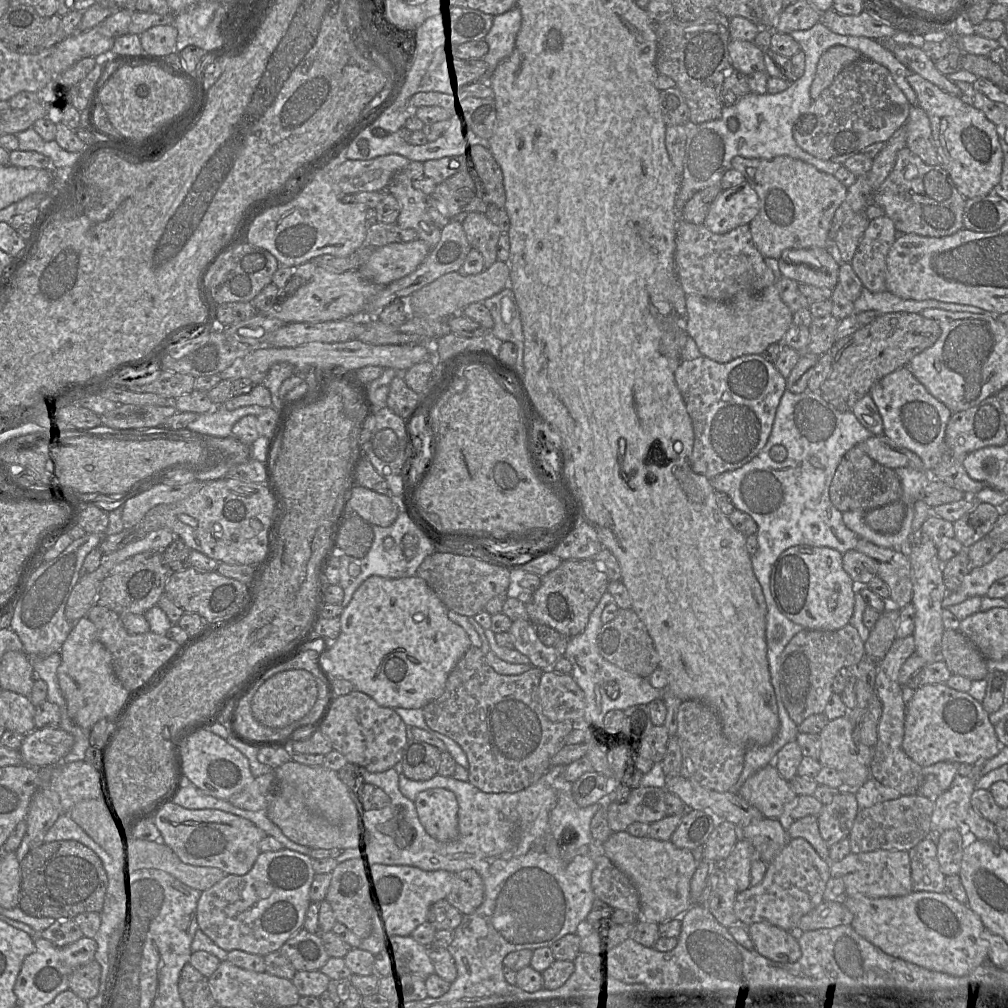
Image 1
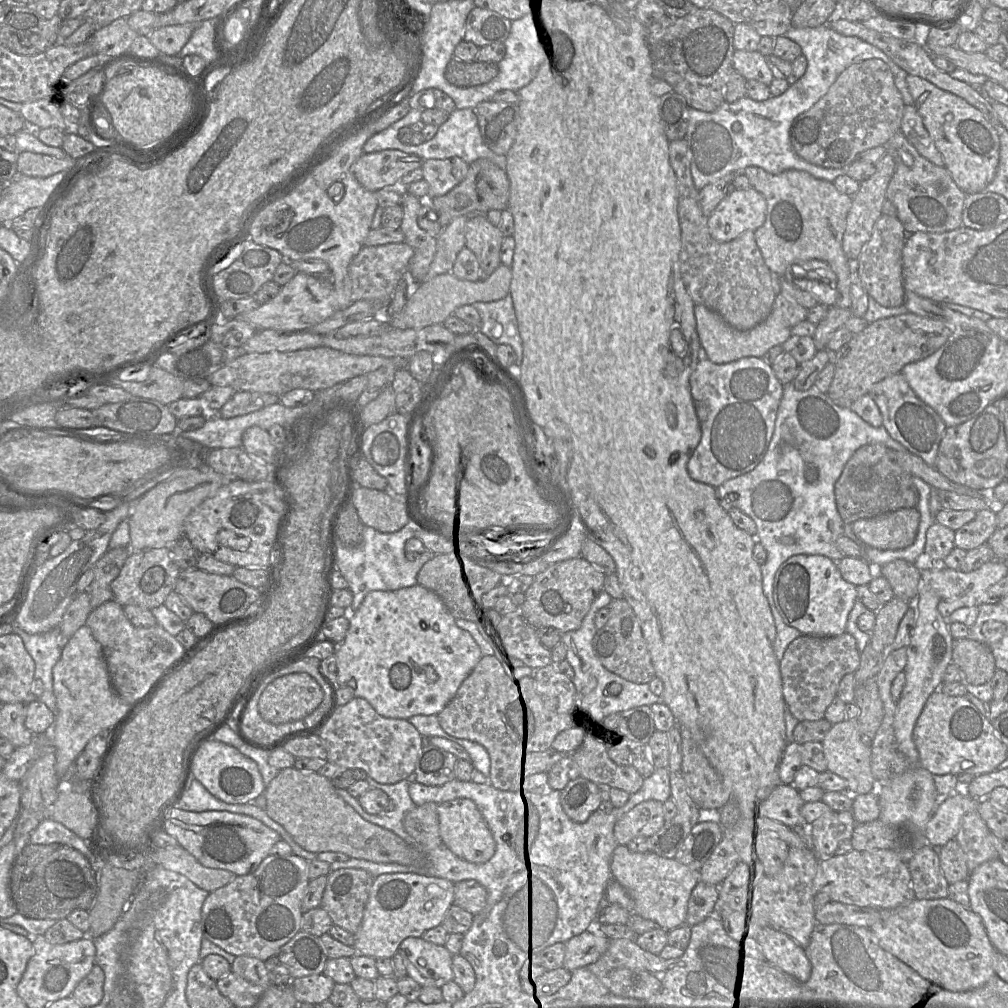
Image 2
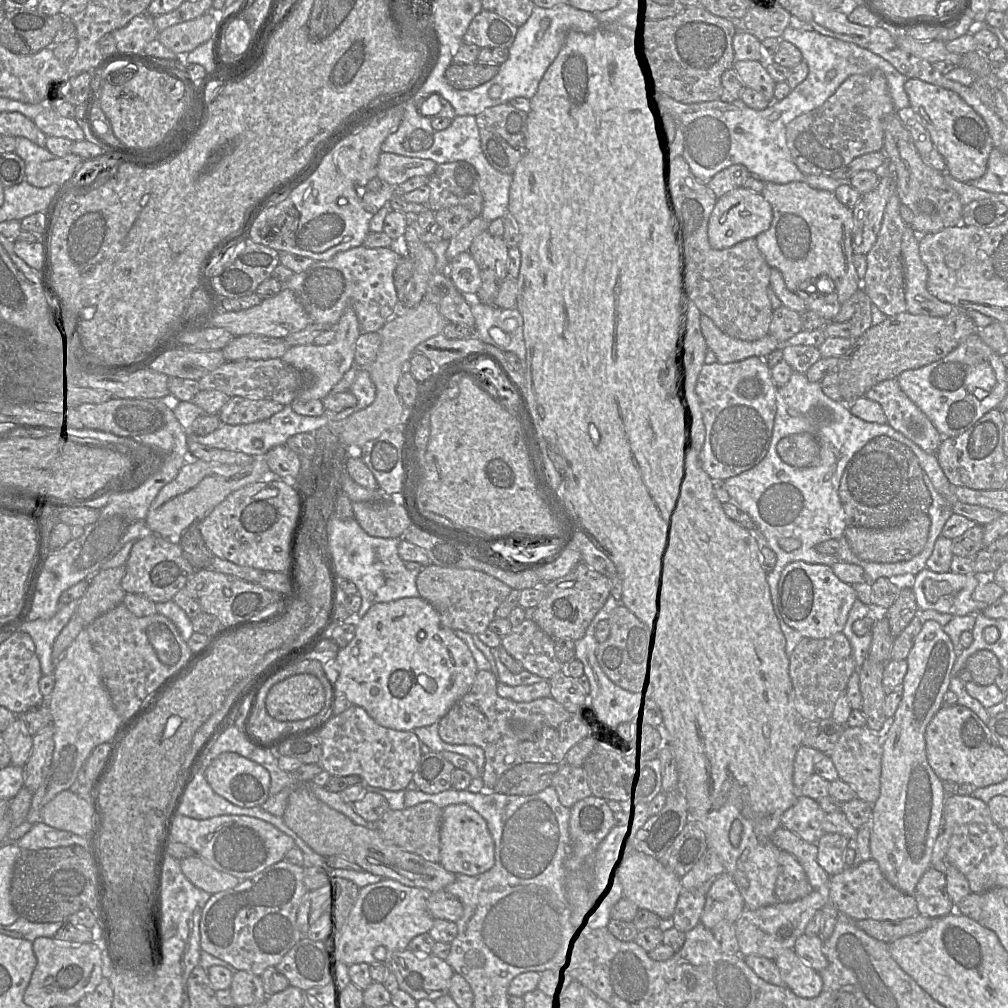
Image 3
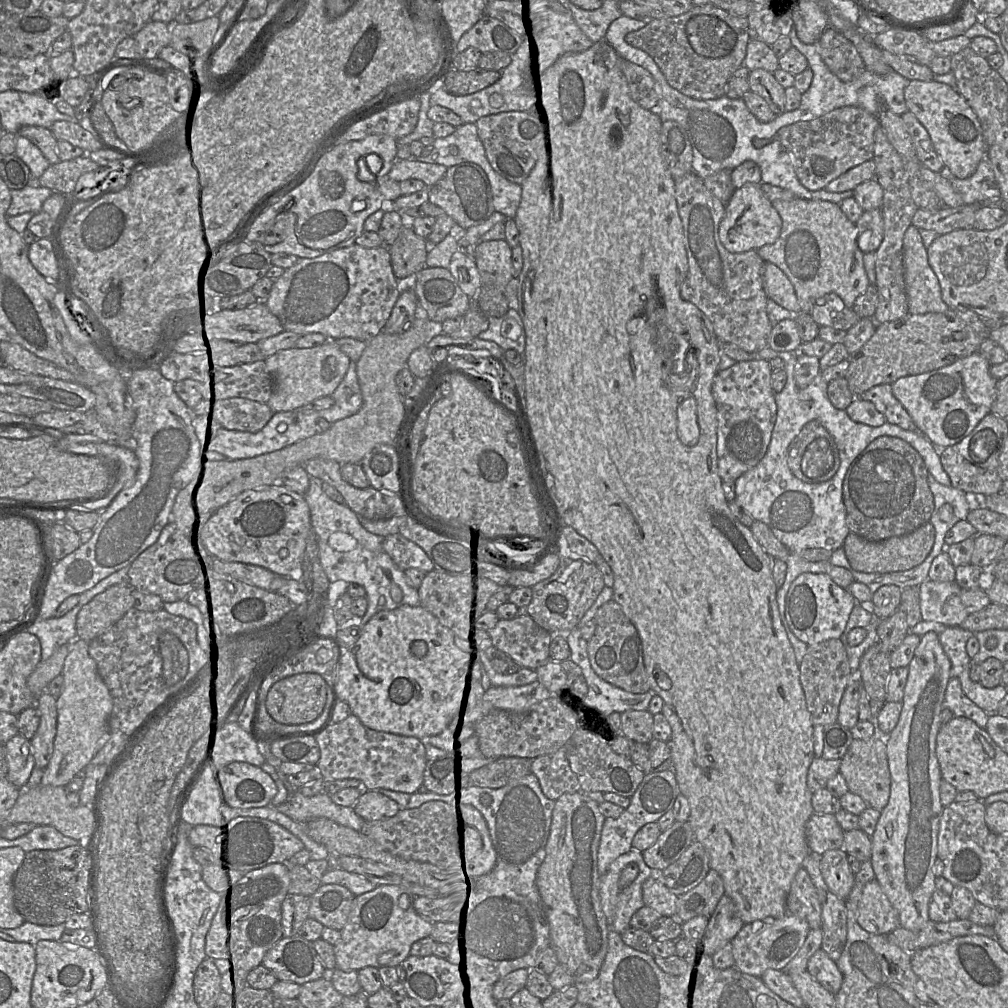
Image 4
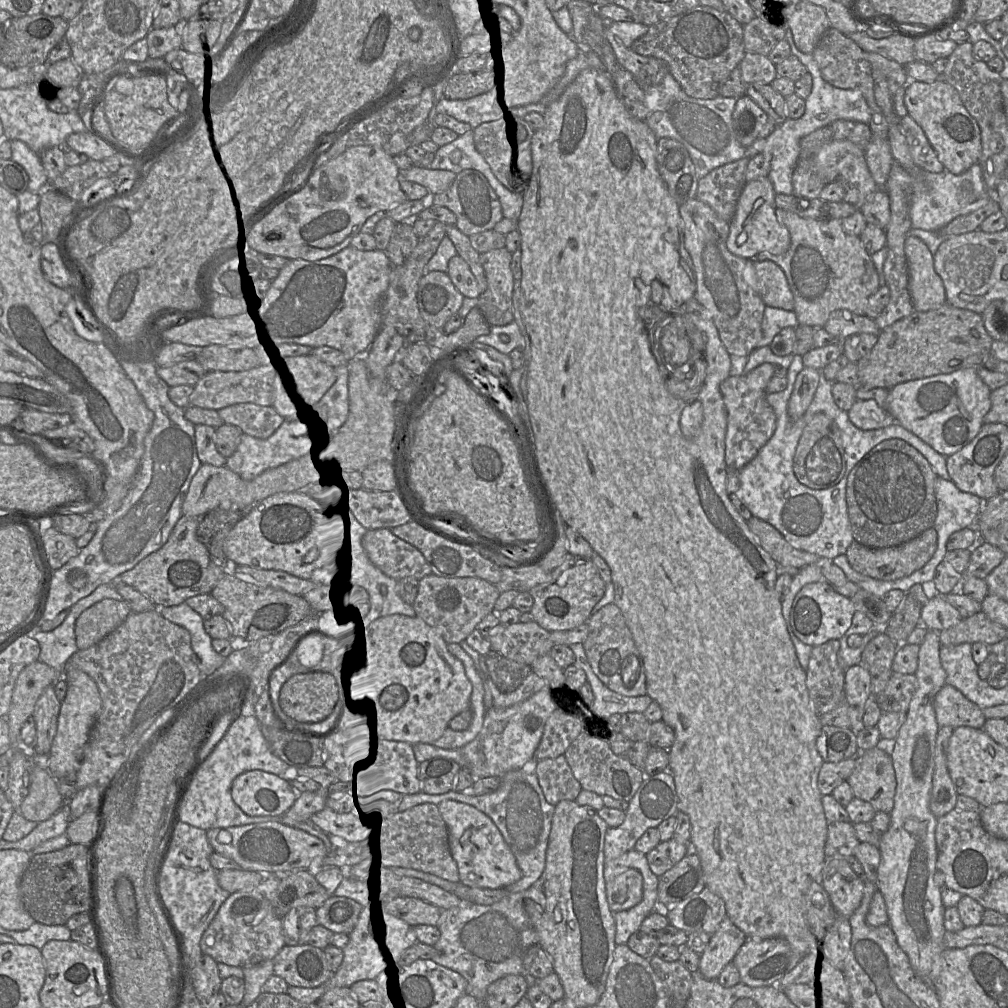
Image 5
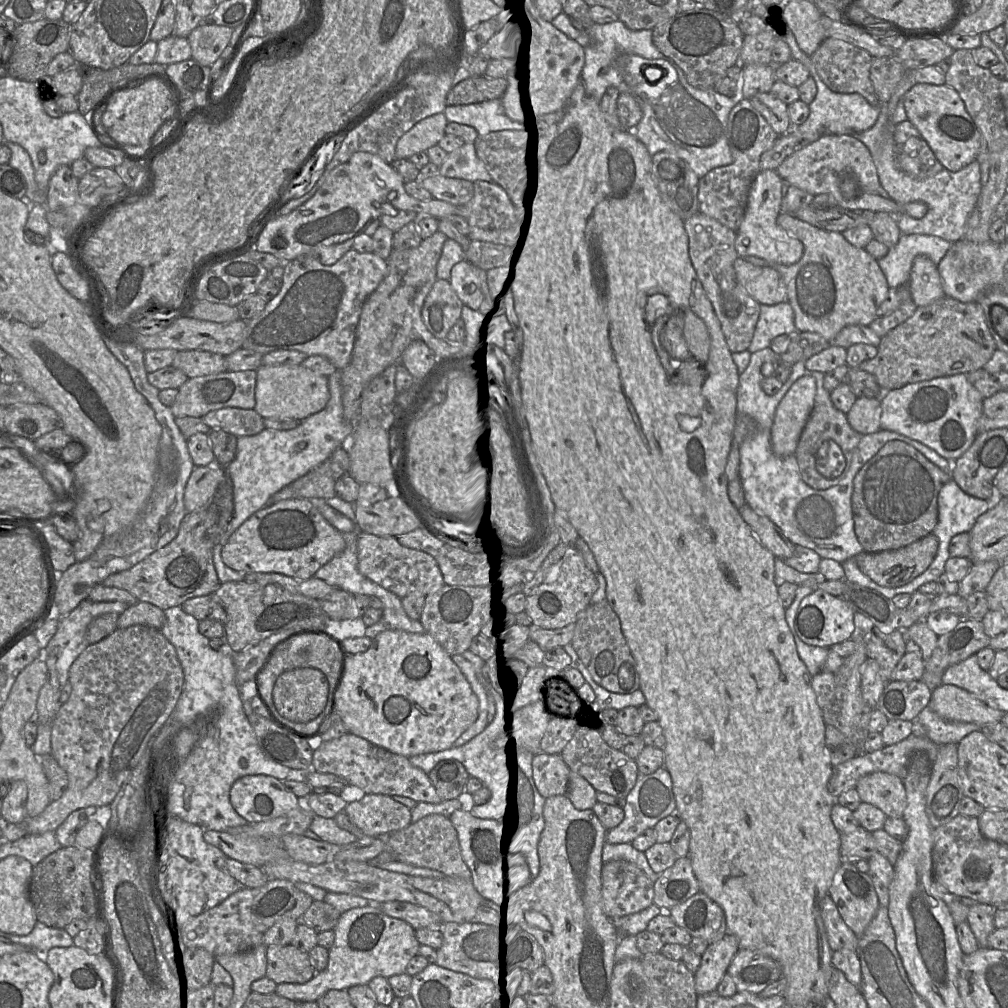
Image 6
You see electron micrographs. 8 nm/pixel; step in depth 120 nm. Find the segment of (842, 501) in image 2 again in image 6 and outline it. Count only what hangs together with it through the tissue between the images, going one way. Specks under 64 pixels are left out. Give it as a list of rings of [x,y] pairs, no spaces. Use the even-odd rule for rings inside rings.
[[[902,441],[887,442],[856,474],[853,482],[852,512],[858,542],[867,553],[896,550],[933,532],[938,523],[938,494],[952,480],[918,450]]]

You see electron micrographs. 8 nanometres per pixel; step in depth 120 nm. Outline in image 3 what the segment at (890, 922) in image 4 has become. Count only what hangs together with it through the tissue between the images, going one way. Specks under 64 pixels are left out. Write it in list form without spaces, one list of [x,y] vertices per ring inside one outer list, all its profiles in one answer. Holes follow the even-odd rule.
[[[869,859],[856,867],[847,867],[841,873],[830,876],[829,903],[840,913],[853,920],[901,920],[919,914],[914,895],[908,895],[894,887],[883,875],[878,863]]]

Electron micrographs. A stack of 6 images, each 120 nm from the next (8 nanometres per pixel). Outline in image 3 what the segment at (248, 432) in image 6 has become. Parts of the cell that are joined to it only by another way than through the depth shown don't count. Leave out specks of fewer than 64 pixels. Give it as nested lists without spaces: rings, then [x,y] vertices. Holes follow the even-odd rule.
[[[234,396],[222,407],[218,416],[229,425],[250,424],[270,418],[284,409],[274,401]]]

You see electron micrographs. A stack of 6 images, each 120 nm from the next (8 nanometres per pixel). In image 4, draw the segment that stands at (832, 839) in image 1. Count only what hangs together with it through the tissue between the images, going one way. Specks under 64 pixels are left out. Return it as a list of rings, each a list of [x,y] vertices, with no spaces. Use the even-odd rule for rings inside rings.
[[[843,849],[826,851],[821,855],[820,870],[830,891],[846,901],[855,883],[847,853]]]

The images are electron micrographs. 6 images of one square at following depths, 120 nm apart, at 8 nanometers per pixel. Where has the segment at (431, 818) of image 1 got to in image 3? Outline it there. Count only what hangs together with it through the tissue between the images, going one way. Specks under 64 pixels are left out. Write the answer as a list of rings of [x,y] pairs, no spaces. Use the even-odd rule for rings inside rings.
[[[451,804],[442,809],[439,863],[454,874],[475,876],[495,863],[494,841],[485,819],[471,806]]]

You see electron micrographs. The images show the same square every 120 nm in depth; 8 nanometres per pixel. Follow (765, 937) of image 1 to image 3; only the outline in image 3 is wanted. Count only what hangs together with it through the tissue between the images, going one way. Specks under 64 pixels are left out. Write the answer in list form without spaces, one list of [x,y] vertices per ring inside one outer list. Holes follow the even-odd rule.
[[[793,949],[782,951],[774,960],[786,986],[801,998],[815,998],[822,990],[823,981],[816,970],[805,963]]]

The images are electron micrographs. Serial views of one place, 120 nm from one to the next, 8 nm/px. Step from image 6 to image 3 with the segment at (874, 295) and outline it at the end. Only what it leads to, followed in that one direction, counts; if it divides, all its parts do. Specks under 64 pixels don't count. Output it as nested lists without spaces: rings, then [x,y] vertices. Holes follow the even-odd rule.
[[[764,182],[764,187],[763,187],[761,194],[763,195],[764,199],[766,201],[768,201],[768,203],[771,205],[772,211],[773,211],[773,220],[772,220],[772,223],[770,225],[770,228],[767,231],[759,234],[756,237],[757,247],[760,251],[760,253],[764,256],[767,264],[771,268],[778,269],[781,272],[783,279],[784,279],[784,282],[786,284],[786,287],[791,292],[794,292],[797,294],[797,291],[799,289],[804,289],[805,283],[802,283],[804,281],[809,282],[812,280],[820,280],[815,285],[810,285],[806,289],[804,289],[808,293],[813,293],[813,294],[820,293],[821,290],[818,291],[815,289],[812,291],[810,289],[812,288],[812,286],[819,287],[819,284],[826,283],[825,280],[822,280],[822,279],[824,279],[823,277],[828,276],[833,281],[833,284],[836,288],[836,292],[838,295],[838,301],[840,302],[840,304],[847,301],[862,286],[862,280],[858,277],[856,268],[855,268],[854,263],[853,263],[853,257],[854,257],[854,252],[853,252],[853,248],[852,248],[853,210],[846,207],[842,203],[840,203],[837,200],[834,192],[814,189],[804,182],[790,182],[787,184],[776,184],[776,183],[772,183],[772,182]]]

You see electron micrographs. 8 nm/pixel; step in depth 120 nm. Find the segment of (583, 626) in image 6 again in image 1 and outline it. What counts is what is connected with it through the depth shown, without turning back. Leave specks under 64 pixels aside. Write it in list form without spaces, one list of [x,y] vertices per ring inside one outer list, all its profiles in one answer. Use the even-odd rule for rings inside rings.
[[[619,609],[617,616],[606,624],[602,624],[596,638],[599,654],[615,666],[649,679],[659,667],[659,656],[654,642],[645,624],[632,609]]]

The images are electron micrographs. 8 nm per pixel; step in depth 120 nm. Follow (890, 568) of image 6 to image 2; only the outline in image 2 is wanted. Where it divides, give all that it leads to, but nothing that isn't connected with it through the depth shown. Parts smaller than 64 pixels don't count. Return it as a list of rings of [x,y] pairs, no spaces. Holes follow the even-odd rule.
[[[904,508],[857,520],[852,524],[852,529],[863,546],[900,550],[915,542],[919,523],[920,512],[915,508]]]

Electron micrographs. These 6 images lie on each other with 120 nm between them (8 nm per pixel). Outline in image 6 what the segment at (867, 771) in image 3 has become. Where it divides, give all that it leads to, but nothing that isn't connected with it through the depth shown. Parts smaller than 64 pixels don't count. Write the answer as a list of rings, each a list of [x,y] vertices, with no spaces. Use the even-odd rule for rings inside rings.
[[[874,772],[862,777],[855,789],[861,801],[872,804],[891,818],[903,818],[907,796],[903,779],[885,772]]]

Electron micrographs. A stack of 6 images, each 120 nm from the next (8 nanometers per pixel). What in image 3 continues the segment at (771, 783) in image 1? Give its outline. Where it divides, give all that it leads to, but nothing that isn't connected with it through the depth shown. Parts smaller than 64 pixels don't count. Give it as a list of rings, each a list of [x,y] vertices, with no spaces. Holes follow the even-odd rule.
[[[799,794],[795,804],[782,815],[781,824],[804,841],[817,845],[826,833],[823,829],[825,816],[817,801]]]

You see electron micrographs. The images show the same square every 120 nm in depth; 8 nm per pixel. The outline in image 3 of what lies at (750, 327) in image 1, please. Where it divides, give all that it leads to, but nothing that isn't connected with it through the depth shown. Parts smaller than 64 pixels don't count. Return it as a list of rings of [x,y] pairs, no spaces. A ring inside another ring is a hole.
[[[703,316],[701,325],[709,349],[716,356],[717,362],[722,364],[742,361],[752,356],[765,358],[781,346],[770,334],[754,341],[733,338],[720,330],[712,320]]]

